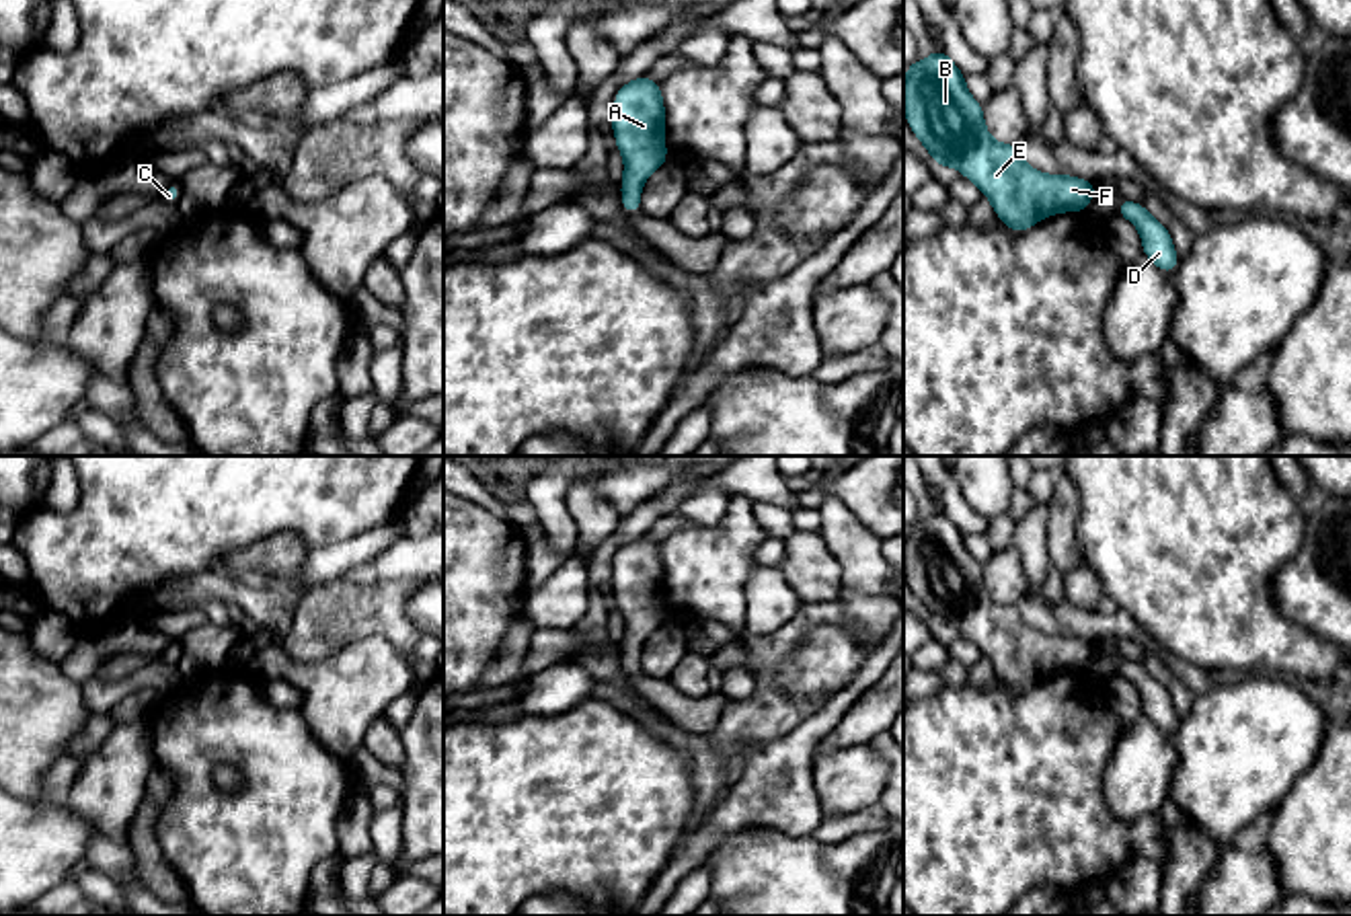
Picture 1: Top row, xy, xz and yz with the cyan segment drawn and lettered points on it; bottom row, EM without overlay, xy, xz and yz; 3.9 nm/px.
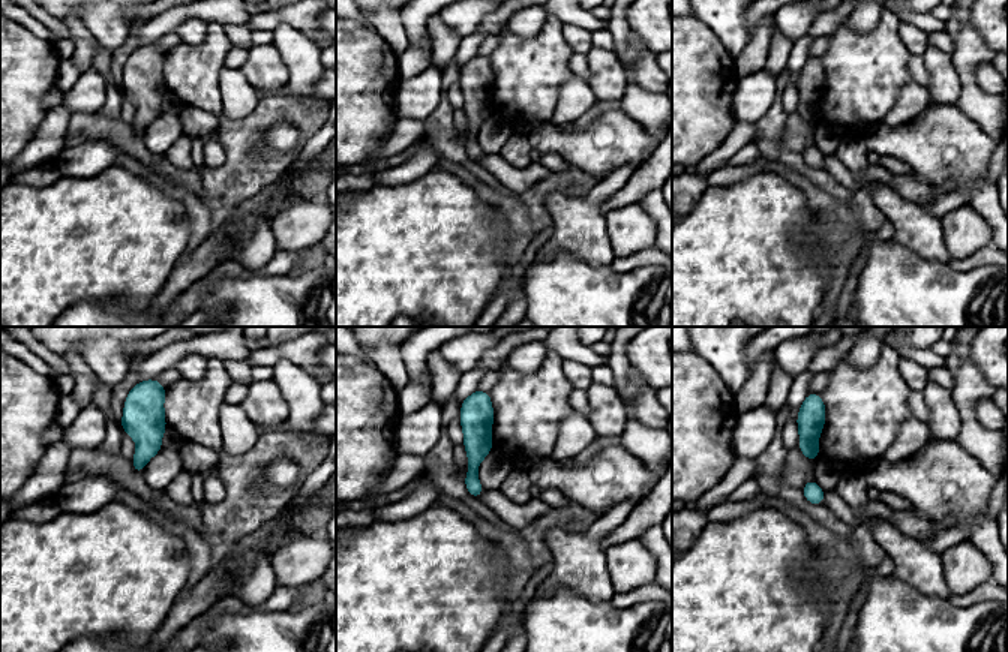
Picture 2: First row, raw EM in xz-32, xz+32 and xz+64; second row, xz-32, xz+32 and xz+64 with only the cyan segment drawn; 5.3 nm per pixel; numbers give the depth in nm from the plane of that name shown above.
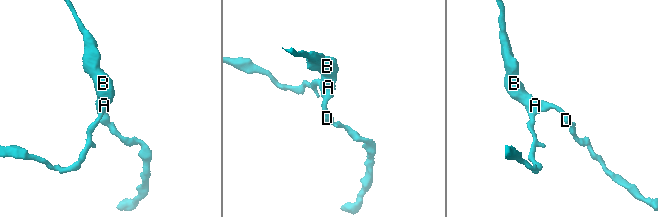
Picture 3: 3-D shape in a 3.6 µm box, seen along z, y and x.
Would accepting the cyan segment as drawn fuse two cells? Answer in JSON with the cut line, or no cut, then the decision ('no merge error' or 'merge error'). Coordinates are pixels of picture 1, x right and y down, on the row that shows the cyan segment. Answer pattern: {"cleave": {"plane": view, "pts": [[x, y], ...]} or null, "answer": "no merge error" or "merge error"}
{"cleave": null, "answer": "no merge error"}

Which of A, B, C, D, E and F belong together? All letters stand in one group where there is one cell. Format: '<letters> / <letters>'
A B C D E F

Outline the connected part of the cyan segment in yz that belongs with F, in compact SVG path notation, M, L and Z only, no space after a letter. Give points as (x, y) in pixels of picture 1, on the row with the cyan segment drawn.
M934 47L930 58L908 64L903 111L908 125L924 144L934 164L955 166L965 179L973 181L990 199L998 220L1012 232L1025 232L1057 212L1086 212L1090 199L1096 195L1092 181L1064 173L1043 175L1020 158L1016 144L994 142L983 123L983 105L969 94L965 74L938 47Z

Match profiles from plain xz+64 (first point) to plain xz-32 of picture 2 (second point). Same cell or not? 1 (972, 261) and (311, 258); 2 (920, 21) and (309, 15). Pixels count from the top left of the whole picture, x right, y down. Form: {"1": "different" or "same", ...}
{"1": "different", "2": "different"}

